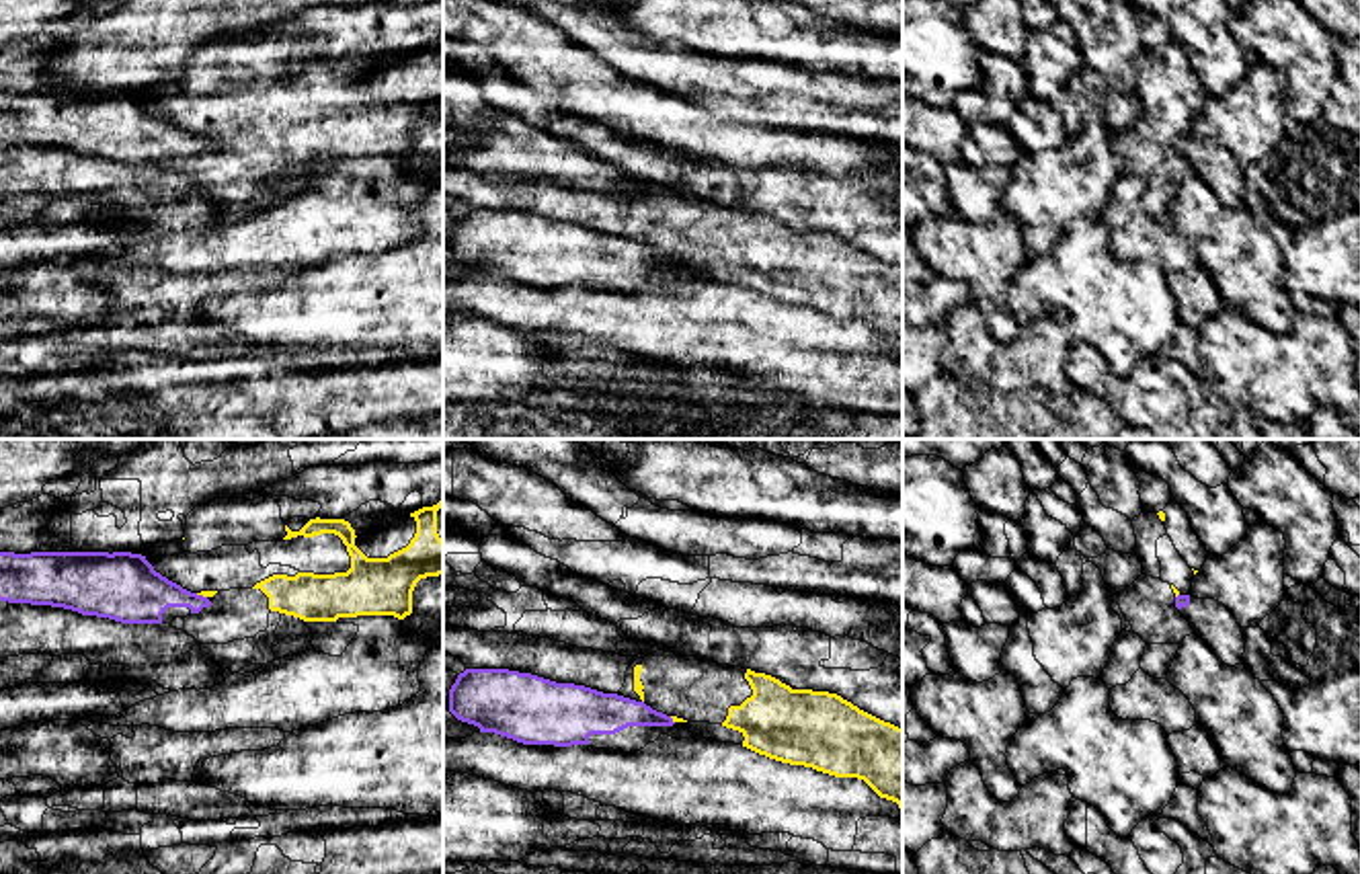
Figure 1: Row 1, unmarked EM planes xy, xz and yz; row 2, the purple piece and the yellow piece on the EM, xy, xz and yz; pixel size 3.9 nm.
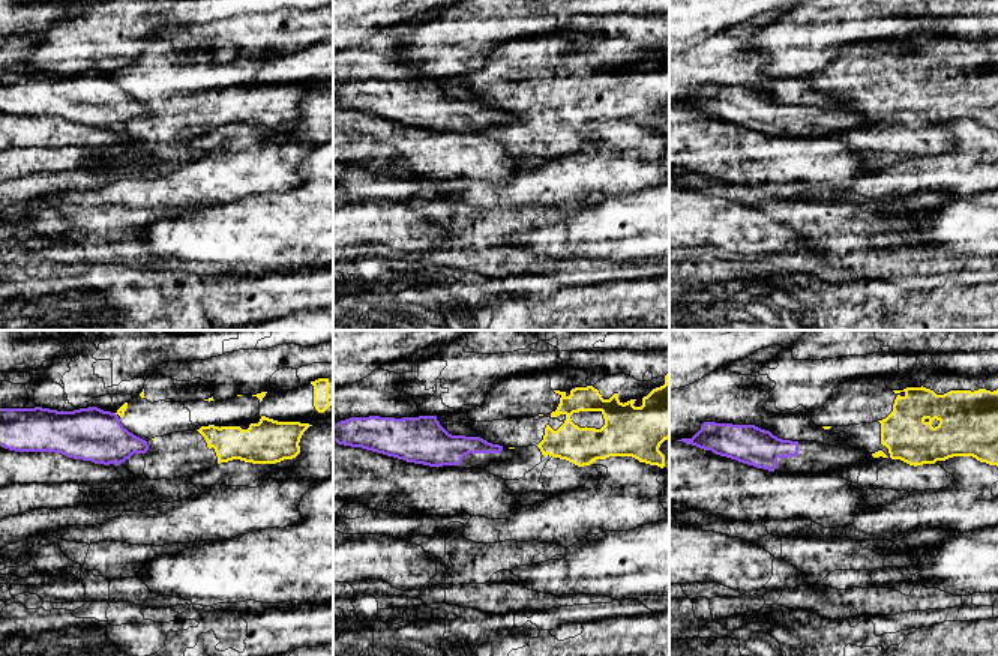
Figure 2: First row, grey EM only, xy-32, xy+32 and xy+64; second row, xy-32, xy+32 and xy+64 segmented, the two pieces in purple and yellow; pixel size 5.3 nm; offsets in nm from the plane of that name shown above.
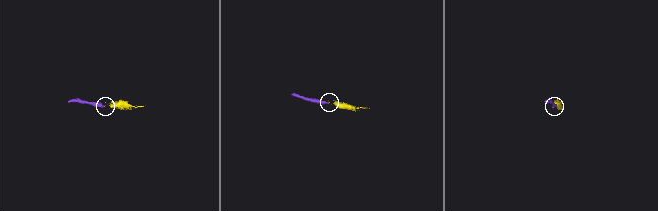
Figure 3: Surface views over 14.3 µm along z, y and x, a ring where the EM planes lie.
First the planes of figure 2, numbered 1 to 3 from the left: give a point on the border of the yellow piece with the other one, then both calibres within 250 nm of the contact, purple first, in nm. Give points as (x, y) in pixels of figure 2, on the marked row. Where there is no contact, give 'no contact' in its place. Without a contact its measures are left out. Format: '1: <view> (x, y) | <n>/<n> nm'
1: no contact
2: no contact
3: no contact

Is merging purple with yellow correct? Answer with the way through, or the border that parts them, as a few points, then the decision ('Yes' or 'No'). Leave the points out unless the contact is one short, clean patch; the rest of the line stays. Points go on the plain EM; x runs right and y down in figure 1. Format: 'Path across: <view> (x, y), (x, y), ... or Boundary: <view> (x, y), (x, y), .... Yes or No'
No

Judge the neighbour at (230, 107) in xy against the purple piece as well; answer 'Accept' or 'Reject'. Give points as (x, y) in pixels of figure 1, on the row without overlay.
Reject

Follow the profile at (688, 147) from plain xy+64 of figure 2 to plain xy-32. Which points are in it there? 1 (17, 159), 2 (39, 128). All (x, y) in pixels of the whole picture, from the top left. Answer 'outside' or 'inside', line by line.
1: outside
2: inside

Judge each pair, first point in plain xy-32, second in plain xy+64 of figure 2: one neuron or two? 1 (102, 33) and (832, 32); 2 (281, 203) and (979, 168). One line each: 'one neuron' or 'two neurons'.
1: one neuron
2: two neurons

